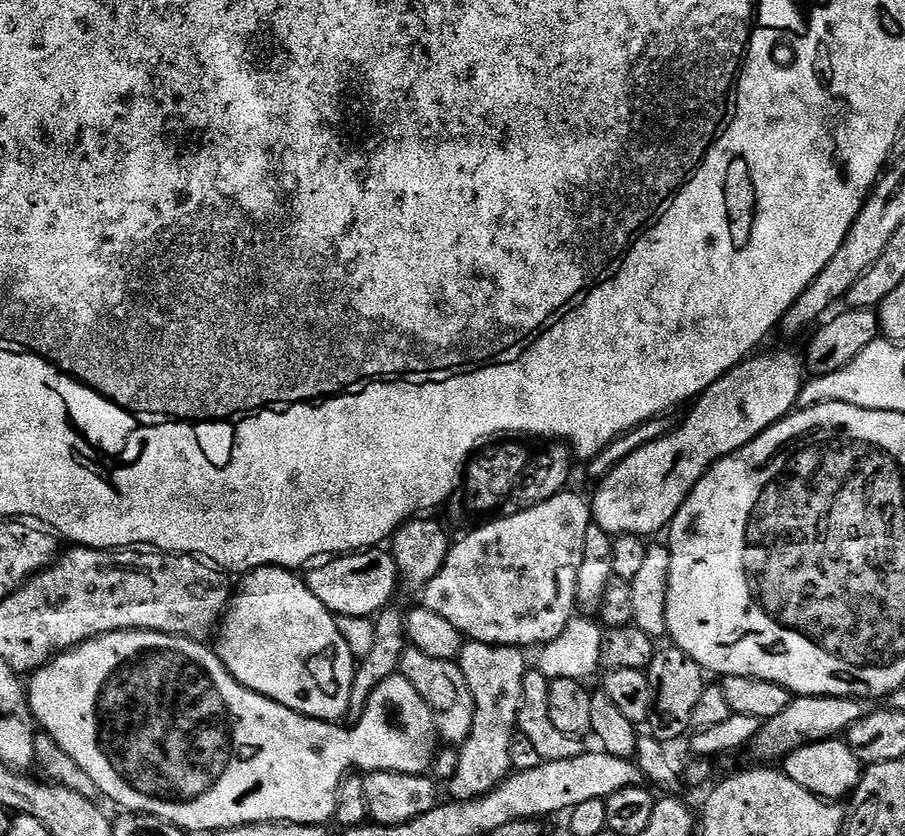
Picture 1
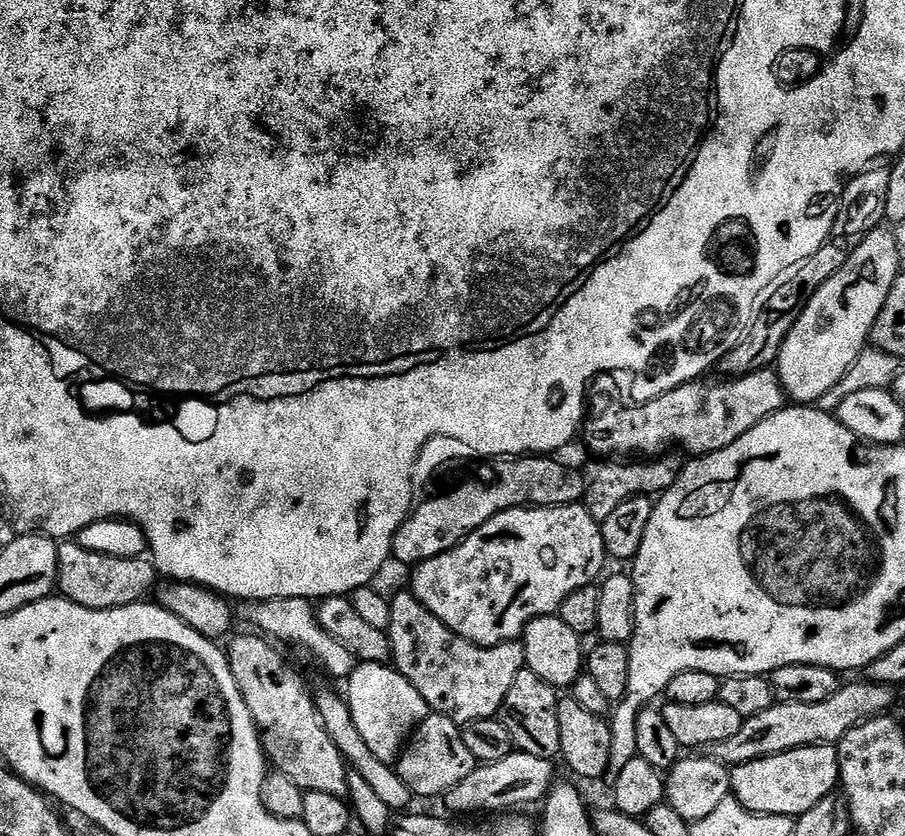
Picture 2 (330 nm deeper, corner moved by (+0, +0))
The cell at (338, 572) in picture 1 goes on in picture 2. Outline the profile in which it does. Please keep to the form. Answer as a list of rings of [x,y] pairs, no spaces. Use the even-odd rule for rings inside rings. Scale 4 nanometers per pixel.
[[[583,503],[511,508],[490,518],[490,522],[474,530],[458,546],[446,550],[446,554],[415,565],[411,587],[423,605],[450,626],[454,634],[487,648],[516,642],[523,637],[530,621],[559,613],[562,602],[574,590],[601,579],[606,553],[600,525],[601,521],[595,520]]]

